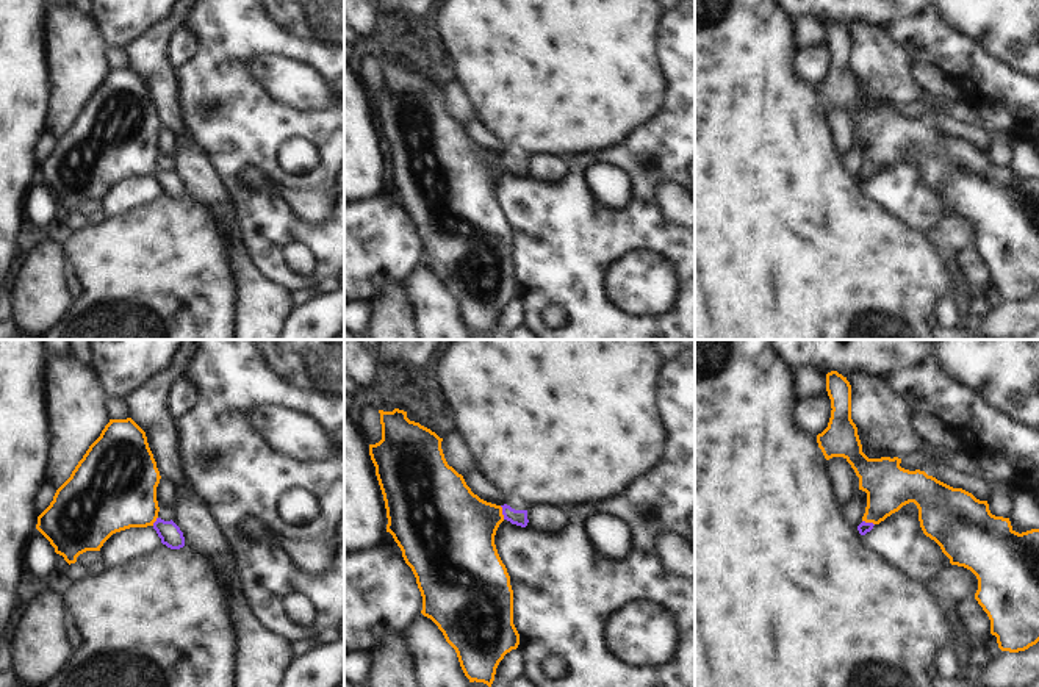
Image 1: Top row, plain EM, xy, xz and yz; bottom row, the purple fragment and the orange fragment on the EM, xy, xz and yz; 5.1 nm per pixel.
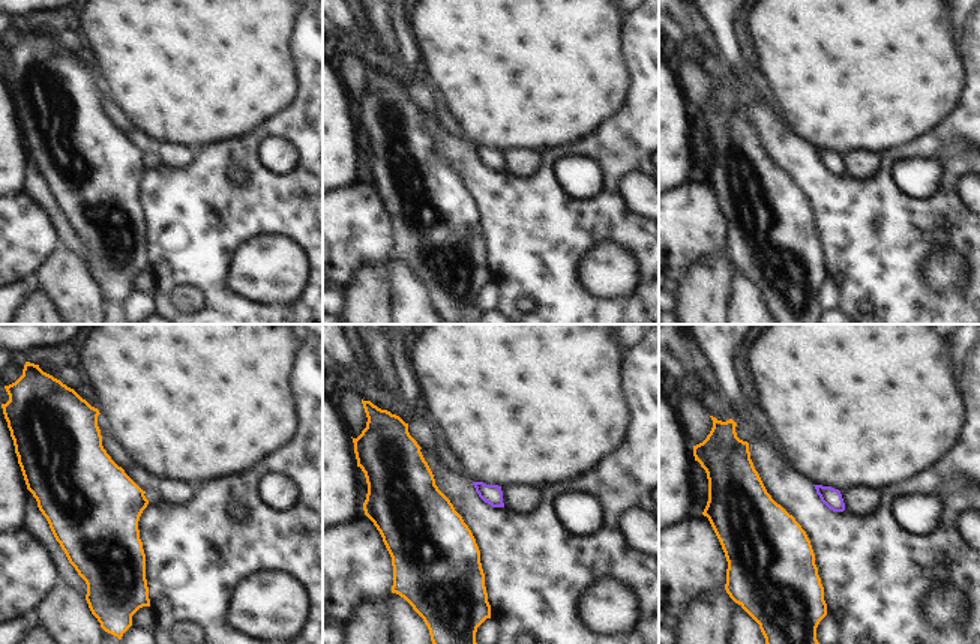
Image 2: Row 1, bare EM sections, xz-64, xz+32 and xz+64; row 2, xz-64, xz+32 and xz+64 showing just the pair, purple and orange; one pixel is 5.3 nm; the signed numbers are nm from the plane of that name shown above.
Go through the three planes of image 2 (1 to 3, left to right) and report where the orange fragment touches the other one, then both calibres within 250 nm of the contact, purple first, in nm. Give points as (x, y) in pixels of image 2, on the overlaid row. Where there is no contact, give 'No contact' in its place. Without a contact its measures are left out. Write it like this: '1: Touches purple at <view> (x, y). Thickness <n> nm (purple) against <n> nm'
1: No contact
2: No contact
3: No contact

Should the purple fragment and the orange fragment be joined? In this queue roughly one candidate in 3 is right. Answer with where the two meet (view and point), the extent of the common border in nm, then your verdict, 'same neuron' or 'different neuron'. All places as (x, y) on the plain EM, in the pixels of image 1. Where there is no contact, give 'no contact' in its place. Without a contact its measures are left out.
contact xz (503, 161); length 80 nm; same neuron

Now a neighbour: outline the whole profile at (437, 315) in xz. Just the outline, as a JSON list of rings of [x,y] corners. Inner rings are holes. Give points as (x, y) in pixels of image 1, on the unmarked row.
[[[419,263],[402,283],[413,307],[419,340],[469,340],[455,299],[430,268]]]

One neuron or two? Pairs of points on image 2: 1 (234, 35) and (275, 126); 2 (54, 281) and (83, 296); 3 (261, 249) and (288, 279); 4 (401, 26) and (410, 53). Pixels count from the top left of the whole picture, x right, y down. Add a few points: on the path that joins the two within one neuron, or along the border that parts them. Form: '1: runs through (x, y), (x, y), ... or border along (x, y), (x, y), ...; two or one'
1: border along (296, 92), (281, 110), (240, 135); two
2: runs through (62, 281), (75, 291); one
3: runs through (266, 257), (281, 272); one
4: runs through (401, 32), (407, 47); one

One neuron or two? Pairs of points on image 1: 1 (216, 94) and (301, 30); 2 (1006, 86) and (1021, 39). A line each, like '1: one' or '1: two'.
1: one
2: two

